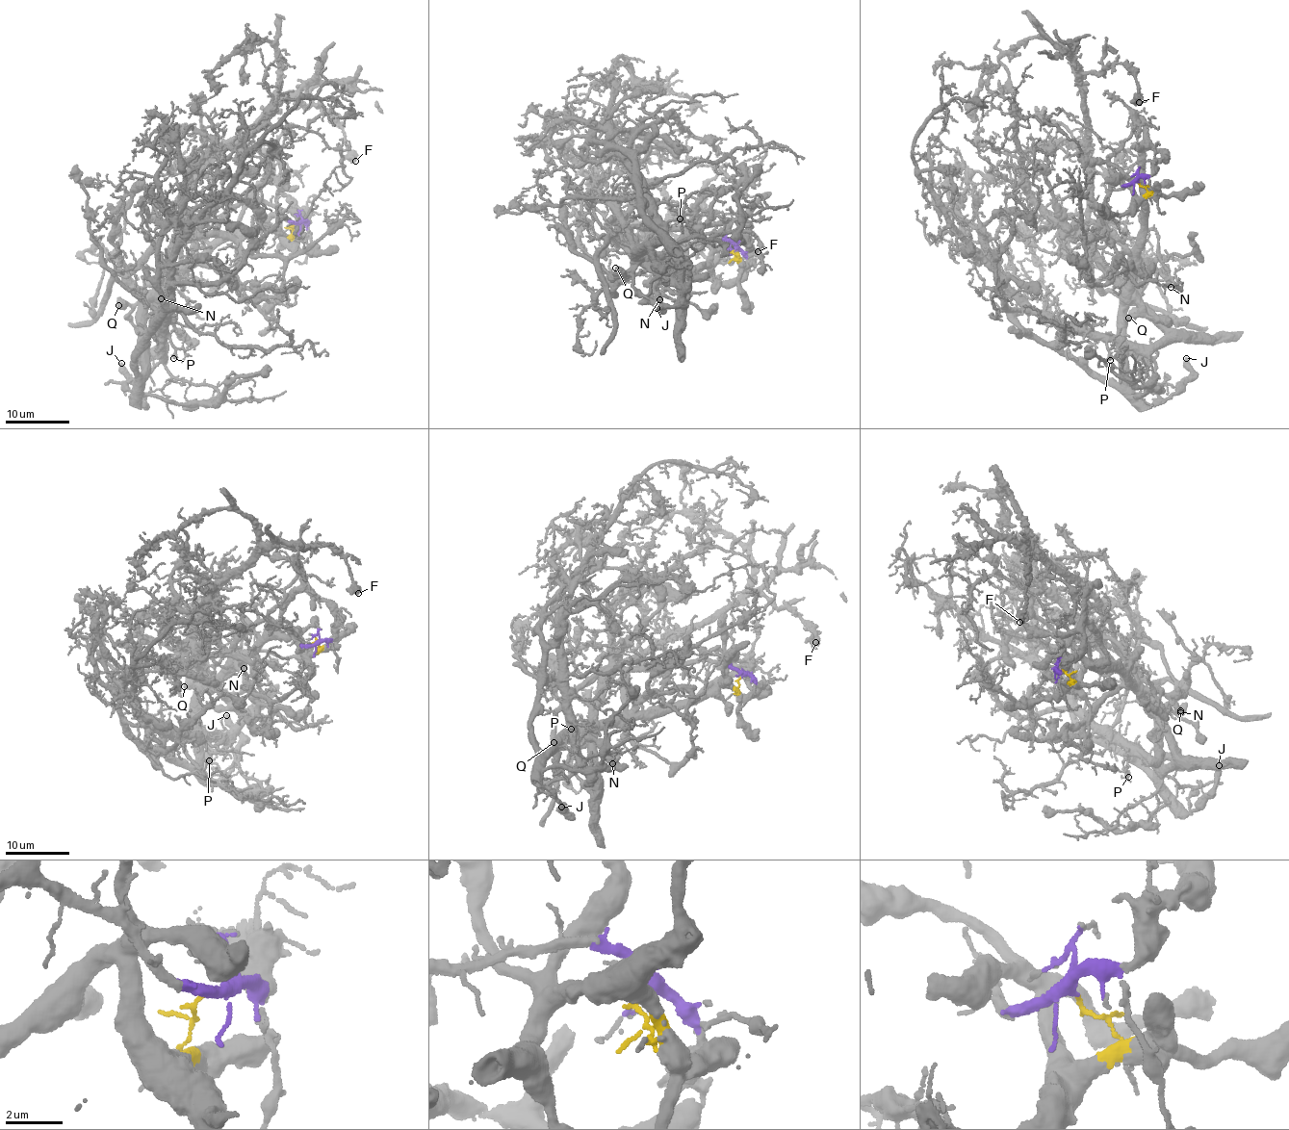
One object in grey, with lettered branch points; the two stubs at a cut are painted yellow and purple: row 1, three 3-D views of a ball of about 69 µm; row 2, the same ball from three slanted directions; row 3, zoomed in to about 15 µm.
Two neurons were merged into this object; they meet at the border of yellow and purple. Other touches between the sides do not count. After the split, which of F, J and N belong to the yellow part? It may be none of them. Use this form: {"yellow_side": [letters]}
{"yellow_side": ["J", "N"]}

